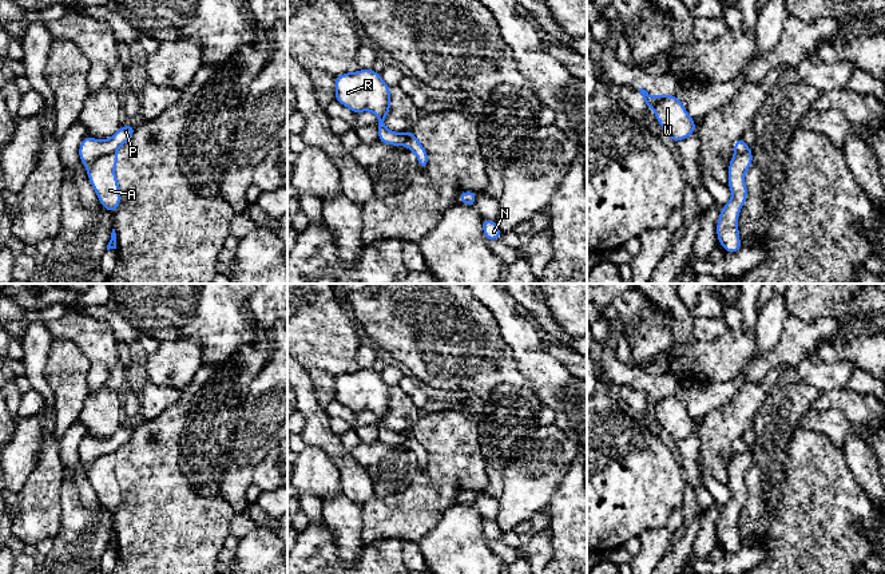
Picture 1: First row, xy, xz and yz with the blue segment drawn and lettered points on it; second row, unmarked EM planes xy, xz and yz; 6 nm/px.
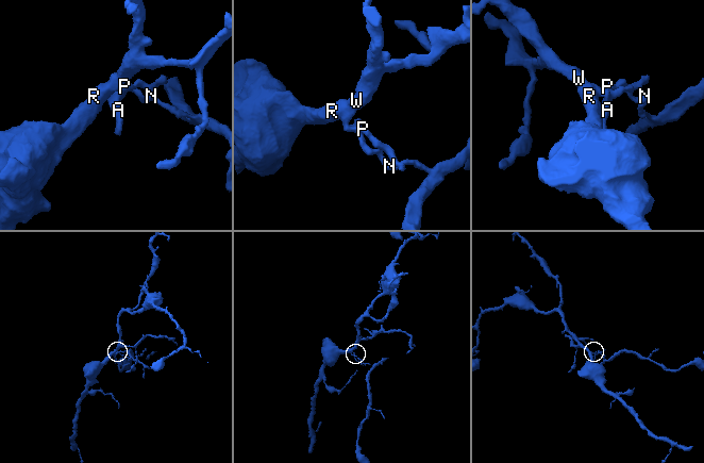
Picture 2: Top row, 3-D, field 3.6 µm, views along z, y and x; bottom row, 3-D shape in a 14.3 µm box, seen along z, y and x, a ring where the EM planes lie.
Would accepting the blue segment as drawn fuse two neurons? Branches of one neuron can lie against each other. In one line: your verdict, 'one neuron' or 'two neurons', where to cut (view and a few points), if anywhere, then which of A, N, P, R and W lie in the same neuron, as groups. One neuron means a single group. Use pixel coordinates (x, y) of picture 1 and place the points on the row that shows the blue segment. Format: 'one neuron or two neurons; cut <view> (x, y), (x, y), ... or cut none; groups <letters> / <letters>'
two neurons; cut xy (115, 151), (100, 155), (87, 170); groups A N / P R W

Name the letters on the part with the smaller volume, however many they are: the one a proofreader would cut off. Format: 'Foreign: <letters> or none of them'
Foreign: A, N

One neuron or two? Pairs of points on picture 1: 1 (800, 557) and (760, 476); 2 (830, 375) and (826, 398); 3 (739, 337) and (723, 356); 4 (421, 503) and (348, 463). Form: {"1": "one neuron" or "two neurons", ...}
{"1": "two neurons", "2": "two neurons", "3": "one neuron", "4": "two neurons"}

